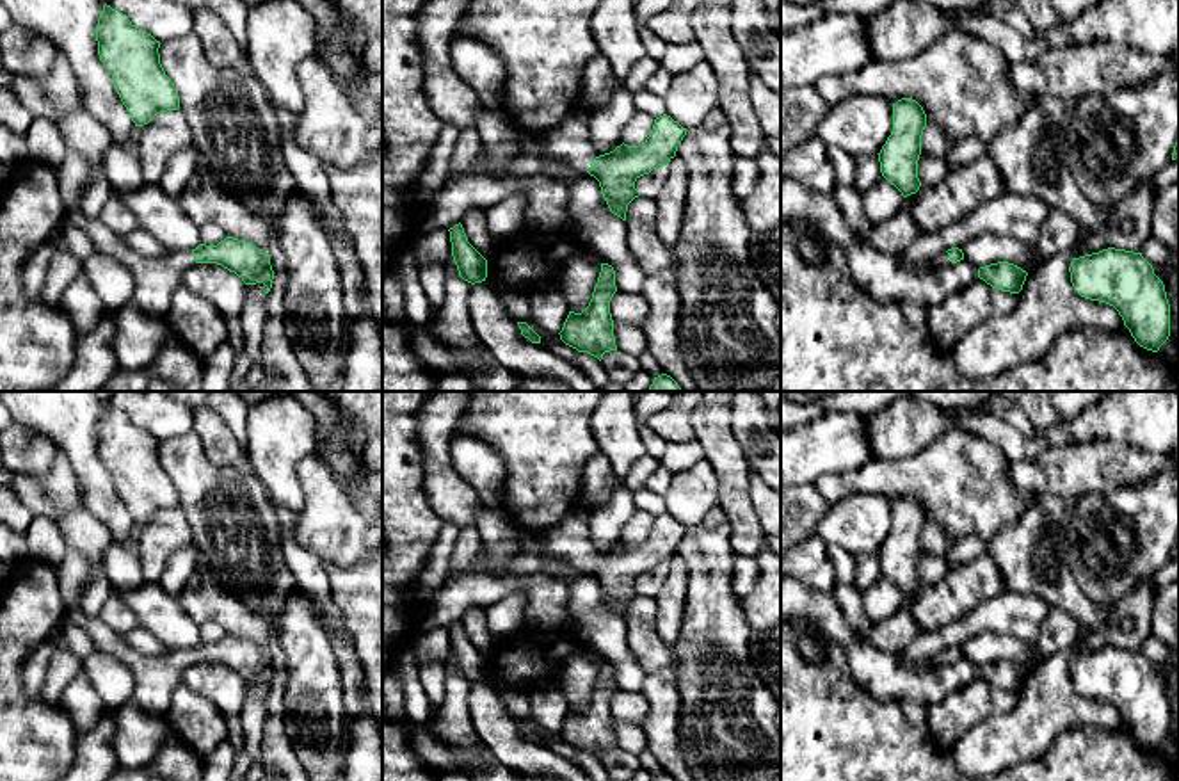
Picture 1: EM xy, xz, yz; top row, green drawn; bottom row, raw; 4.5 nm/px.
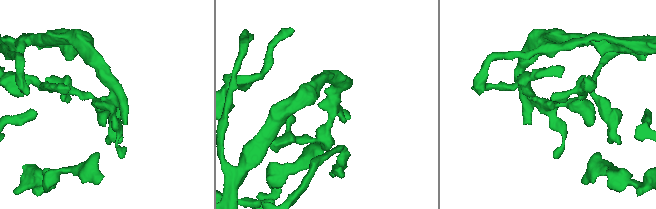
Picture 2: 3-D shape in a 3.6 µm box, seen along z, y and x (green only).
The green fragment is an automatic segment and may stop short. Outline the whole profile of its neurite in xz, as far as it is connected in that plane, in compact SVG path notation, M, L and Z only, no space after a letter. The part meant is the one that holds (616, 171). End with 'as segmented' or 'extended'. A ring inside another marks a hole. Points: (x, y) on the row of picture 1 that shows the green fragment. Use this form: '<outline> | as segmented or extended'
M578 107L562 125L546 130L539 139L539 151L519 155L509 164L512 176L544 174L548 160L589 173L599 181L610 212L626 221L628 205L640 196L635 181L658 165L667 165L678 151L686 128L670 116L654 119L649 137L638 146L621 144L599 155L589 137L590 110Z | extended

